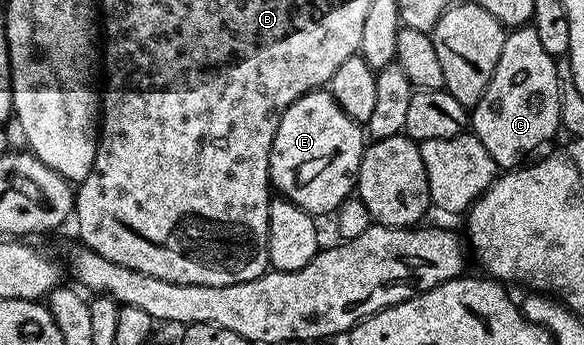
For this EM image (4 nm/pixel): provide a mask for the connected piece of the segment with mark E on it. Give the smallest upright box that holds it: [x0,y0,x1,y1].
[269,90,367,217]

